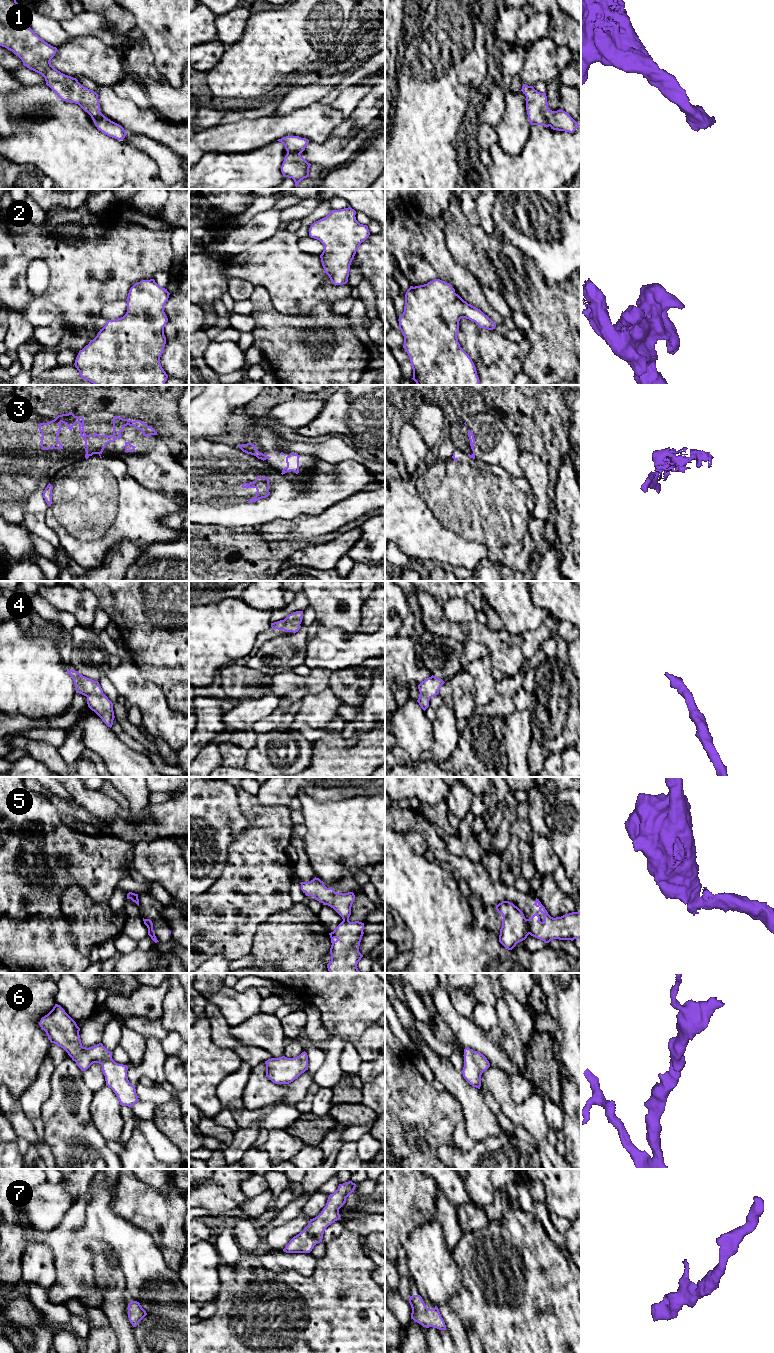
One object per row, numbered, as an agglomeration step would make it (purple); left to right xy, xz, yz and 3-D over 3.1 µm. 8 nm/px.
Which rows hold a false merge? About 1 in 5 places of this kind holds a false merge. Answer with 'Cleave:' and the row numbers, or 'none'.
Cleave: 3, 5

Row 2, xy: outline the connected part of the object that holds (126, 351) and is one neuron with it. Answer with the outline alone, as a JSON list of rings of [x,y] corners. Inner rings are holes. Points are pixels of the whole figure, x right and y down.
[[[154,279],[135,283],[129,290],[126,314],[108,320],[97,336],[79,351],[75,367],[83,380],[94,385],[165,385],[168,375],[160,363],[168,318],[164,306],[170,293]]]

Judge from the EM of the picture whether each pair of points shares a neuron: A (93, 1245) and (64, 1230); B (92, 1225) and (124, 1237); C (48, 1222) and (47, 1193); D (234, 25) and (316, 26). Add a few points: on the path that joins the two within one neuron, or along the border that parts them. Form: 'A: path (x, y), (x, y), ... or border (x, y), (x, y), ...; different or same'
A: path (85, 1245), (77, 1245), (70, 1238); same
B: path (100, 1225), (104, 1225), (116, 1232); same
C: path (48, 1215), (49, 1200); same
D: border (251, 14), (242, 36), (231, 44); different

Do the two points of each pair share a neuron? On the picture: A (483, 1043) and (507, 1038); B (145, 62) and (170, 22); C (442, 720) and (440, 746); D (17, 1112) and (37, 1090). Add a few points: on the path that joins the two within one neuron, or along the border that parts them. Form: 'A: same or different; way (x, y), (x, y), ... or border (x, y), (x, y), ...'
A: different; border (497, 1045), (514, 1062)
B: different; border (140, 33), (146, 38), (154, 68), (160, 74)
C: same; way (442, 726), (442, 740)
D: different; border (17, 1098), (24, 1115), (34, 1128)

